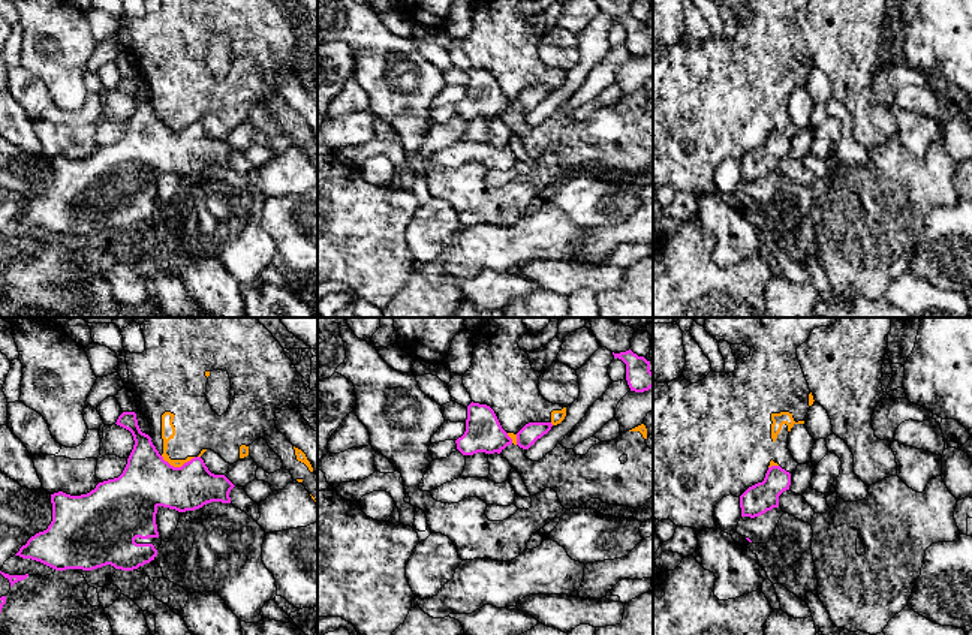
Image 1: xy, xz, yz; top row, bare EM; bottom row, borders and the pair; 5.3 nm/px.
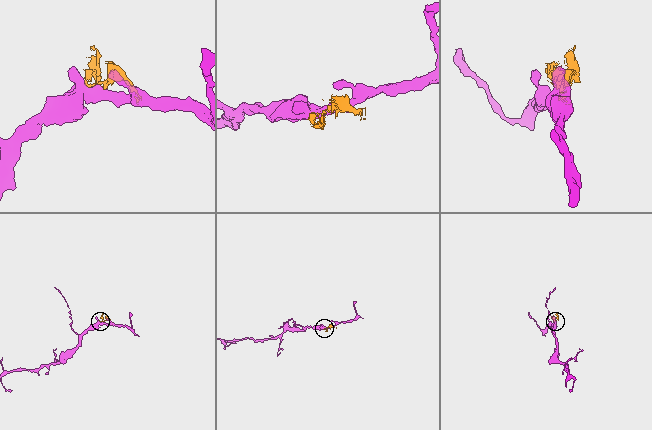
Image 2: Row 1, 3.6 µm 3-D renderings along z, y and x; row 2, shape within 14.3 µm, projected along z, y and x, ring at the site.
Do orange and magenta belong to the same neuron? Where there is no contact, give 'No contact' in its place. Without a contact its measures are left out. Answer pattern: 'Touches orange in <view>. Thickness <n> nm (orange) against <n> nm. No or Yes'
Touches orange in xy. Thickness 80 nm (orange) against 280 nm. No

